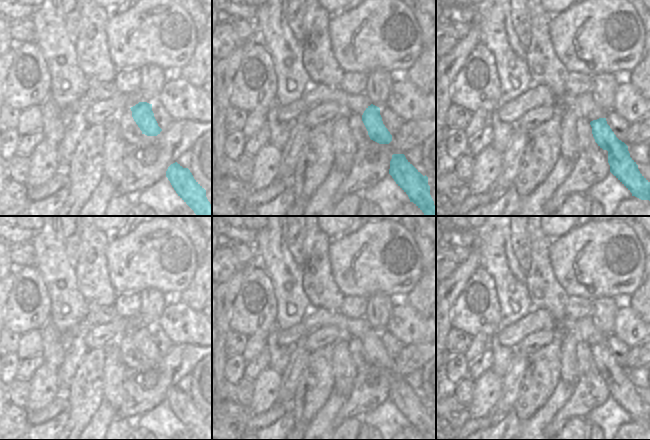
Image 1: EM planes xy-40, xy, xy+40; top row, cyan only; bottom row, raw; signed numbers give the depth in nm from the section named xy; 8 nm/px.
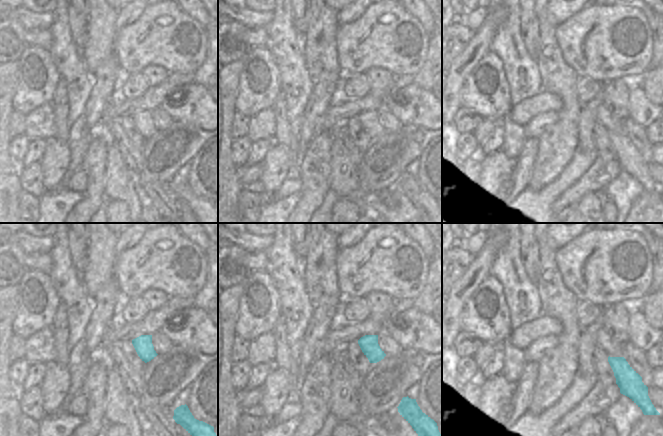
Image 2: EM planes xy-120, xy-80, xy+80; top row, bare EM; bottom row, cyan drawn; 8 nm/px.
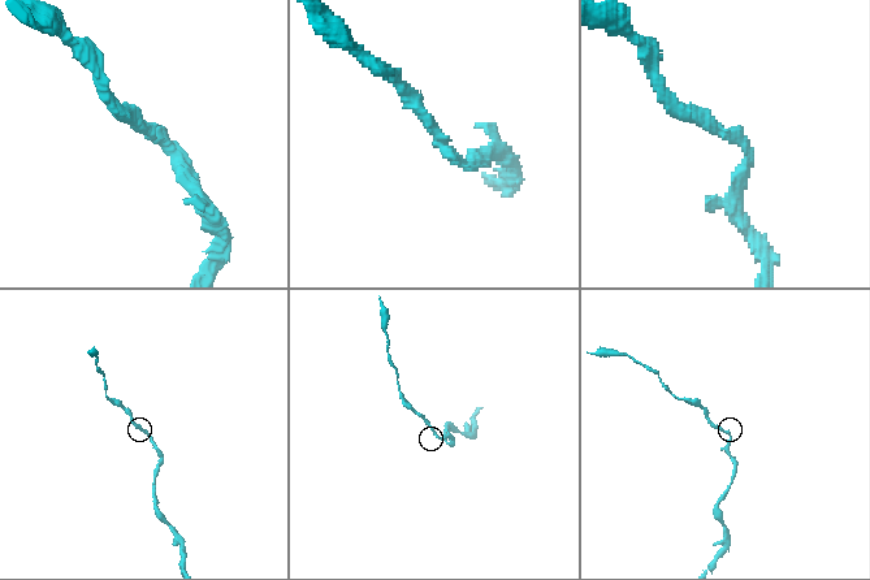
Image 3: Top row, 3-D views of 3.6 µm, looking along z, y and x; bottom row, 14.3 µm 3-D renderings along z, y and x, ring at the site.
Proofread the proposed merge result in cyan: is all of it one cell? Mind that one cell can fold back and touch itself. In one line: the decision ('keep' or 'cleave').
cleave

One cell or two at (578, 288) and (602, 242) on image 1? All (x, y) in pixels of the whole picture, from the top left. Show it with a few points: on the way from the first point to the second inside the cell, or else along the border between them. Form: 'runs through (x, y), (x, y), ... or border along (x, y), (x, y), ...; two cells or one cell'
runs through (573, 273), (571, 265), (575, 255), (587, 254); one cell

